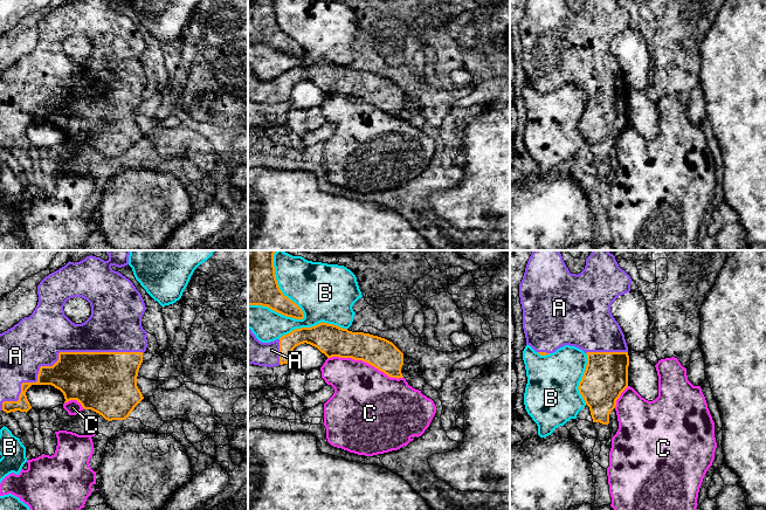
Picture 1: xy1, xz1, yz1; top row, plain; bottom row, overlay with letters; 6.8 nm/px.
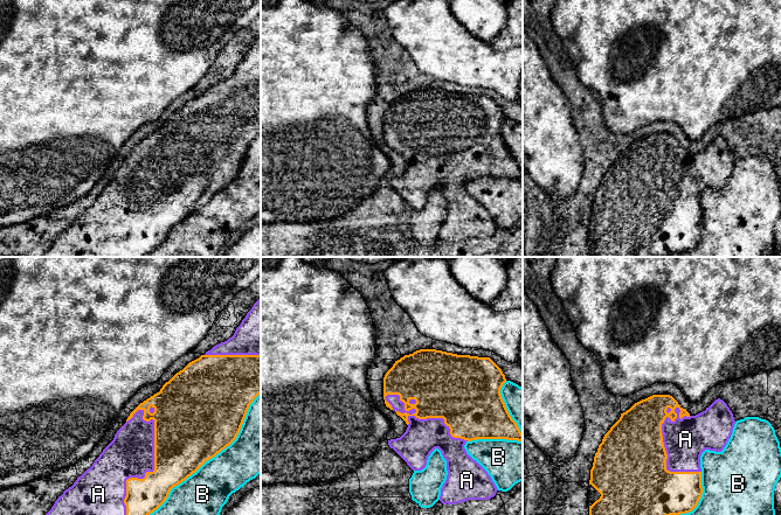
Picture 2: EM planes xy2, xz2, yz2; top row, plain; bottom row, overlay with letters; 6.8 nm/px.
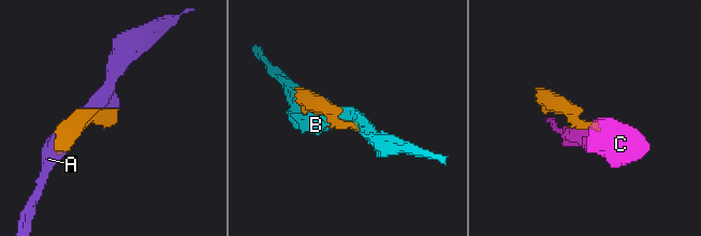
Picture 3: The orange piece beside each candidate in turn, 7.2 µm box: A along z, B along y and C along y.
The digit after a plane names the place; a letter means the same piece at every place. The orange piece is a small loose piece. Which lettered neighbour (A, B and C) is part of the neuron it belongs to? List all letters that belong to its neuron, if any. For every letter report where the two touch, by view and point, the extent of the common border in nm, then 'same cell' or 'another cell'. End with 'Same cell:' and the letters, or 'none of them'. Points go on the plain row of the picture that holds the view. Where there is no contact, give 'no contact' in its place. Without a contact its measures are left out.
A: meets orange in xy1 at (59, 94); contact 1050 nm long; same cell
B: meets orange in xy2 at (209, 196); contact 1150 nm long; another cell
C: meets orange in xz1 at (365, 100); contact 550 nm long; another cell
Same cell: A

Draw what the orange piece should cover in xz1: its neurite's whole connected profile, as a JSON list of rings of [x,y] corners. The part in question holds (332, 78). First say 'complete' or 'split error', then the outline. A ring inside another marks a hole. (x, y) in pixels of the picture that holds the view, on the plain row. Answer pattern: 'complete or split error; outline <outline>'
split error; outline [[[324,60],[295,67],[270,81],[260,80],[248,67],[248,102],[268,105],[288,102],[294,87],[304,81],[317,85],[327,96],[363,98],[391,116],[403,116],[403,91],[392,80]]]

